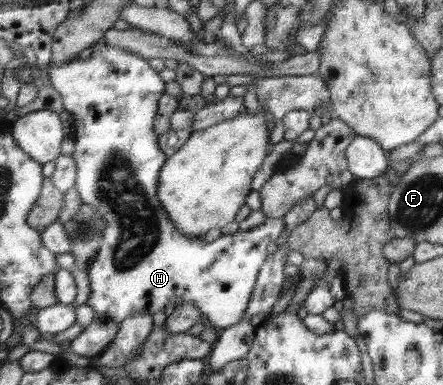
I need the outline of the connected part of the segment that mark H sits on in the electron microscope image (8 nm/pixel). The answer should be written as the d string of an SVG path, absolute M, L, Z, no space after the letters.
M104 45L98 51L94 52L94 56L87 61L75 59L67 62L65 65L53 64L49 67L49 75L52 79L54 87L61 93L64 98L66 109L75 115L76 128L76 152L73 157L78 163L78 182L76 189L80 192L82 201L90 203L96 207L99 215L107 222L104 238L100 254L97 256L95 263L89 269L89 277L91 281L91 294L89 296L88 305L95 310L95 319L109 322L124 322L126 319L133 317L139 313L148 311L151 315L157 315L160 311L167 311L168 307L174 303L181 306L188 301L194 301L201 309L201 313L208 317L211 325L215 326L232 326L240 322L244 318L244 311L248 307L248 303L252 299L253 290L256 287L256 279L259 277L261 265L264 265L265 257L267 257L267 243L273 243L281 237L281 233L285 231L284 218L267 218L260 225L252 229L243 231L237 230L234 233L221 234L217 239L207 242L203 237L186 234L178 230L176 223L172 220L169 212L165 209L164 203L160 198L160 177L164 171L165 164L168 161L167 155L163 153L161 145L159 145L159 133L156 131L156 121L159 118L159 99L161 99L167 91L165 79L161 77L161 73L157 69L153 69L149 64L149 59L137 52L133 52L127 48L119 46Z

